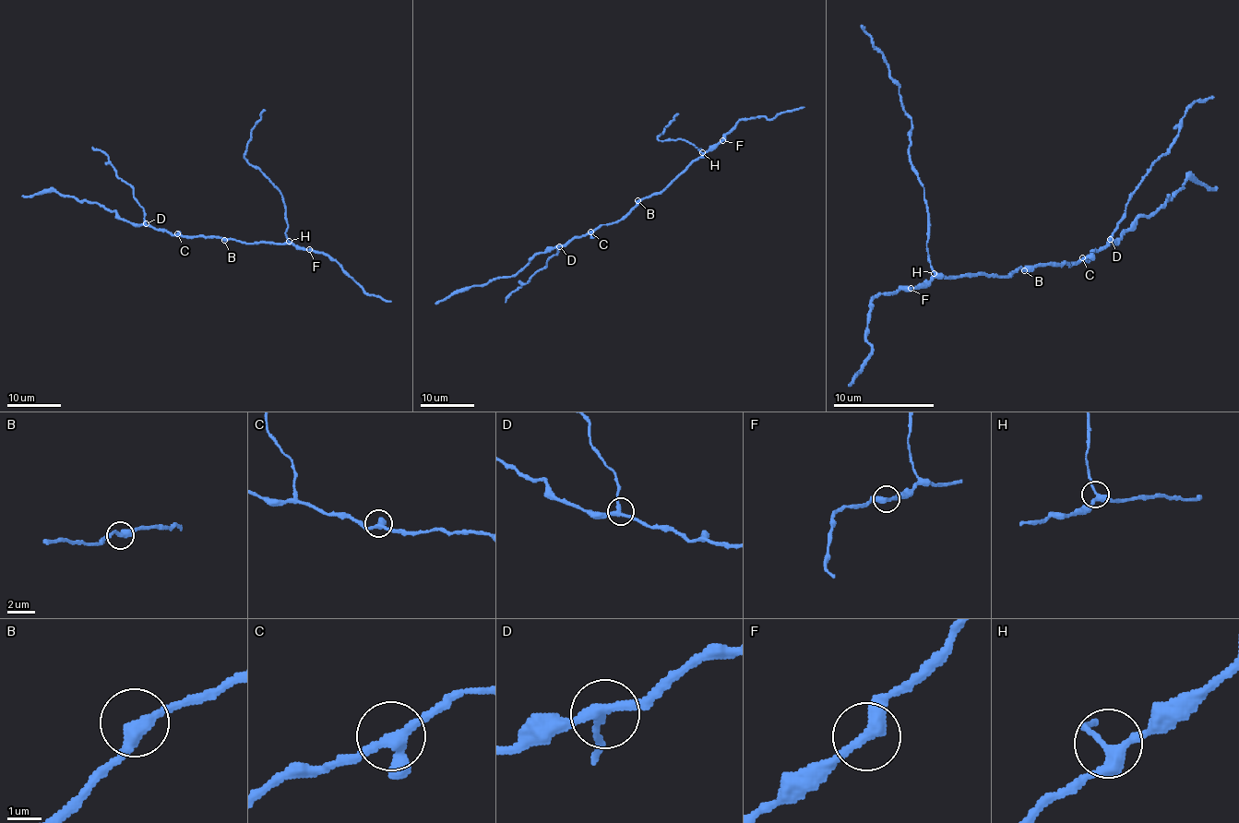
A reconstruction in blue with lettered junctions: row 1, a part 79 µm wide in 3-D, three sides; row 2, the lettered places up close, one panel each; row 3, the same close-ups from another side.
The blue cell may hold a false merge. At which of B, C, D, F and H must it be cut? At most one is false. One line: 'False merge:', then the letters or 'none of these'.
False merge: D

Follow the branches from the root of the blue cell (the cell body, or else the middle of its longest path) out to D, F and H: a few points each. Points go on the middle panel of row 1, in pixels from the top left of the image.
D: (639, 202), (620, 220), (599, 225), (558, 246)
F: (639, 202), (654, 194), (661, 194), (694, 161), (722, 140)
H: (639, 202), (654, 194), (661, 194), (702, 152)

